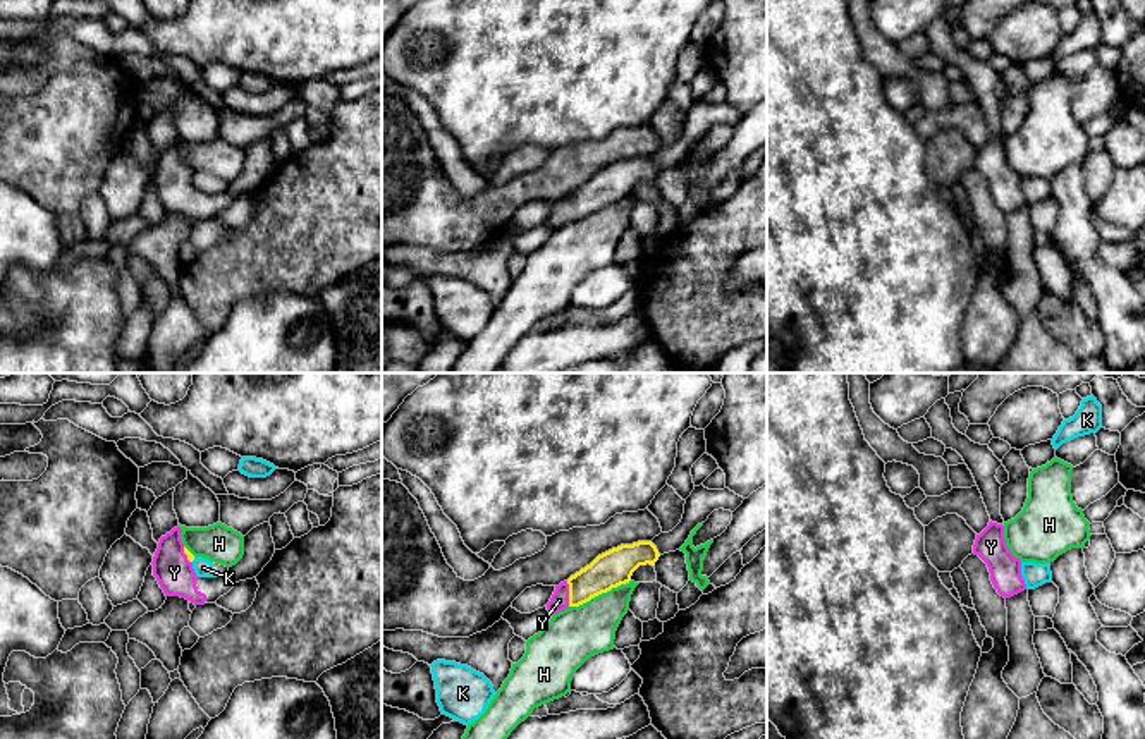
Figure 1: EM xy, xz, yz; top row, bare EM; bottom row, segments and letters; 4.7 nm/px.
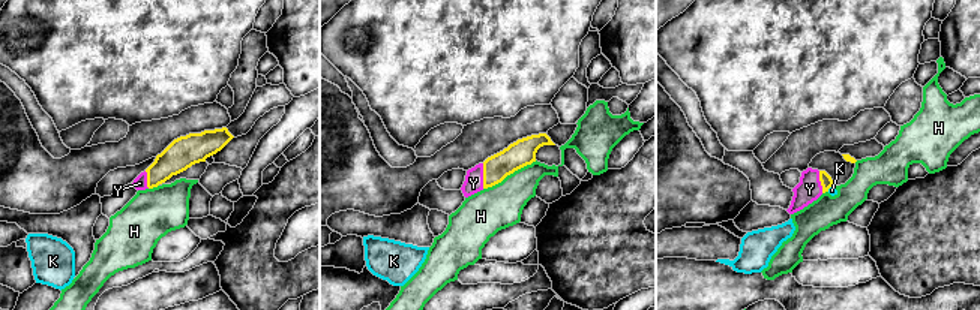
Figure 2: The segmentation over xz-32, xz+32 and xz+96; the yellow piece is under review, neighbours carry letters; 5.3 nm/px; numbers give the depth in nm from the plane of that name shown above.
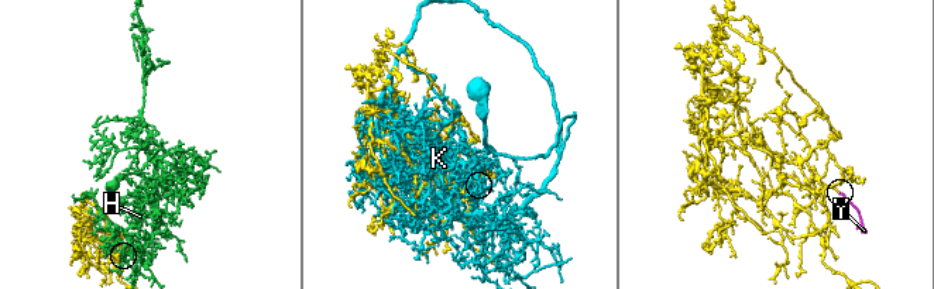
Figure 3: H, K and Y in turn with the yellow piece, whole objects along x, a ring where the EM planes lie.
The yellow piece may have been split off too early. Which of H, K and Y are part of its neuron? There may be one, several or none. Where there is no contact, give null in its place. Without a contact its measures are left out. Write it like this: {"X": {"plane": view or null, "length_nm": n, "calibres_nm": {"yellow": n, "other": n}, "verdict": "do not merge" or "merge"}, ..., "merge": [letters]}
{"H": {"plane": "xz", "length_nm": 280, "calibres_nm": {"yellow": 170, "other": 260}, "verdict": "do not merge"}, "K": {"plane": "xy", "length_nm": 30, "calibres_nm": {"yellow": 30, "other": 90}, "verdict": "do not merge"}, "Y": {"plane": "xz", "length_nm": 120, "calibres_nm": {"yellow": 170, "other": 90}, "verdict": "merge"}, "merge": ["Y"]}

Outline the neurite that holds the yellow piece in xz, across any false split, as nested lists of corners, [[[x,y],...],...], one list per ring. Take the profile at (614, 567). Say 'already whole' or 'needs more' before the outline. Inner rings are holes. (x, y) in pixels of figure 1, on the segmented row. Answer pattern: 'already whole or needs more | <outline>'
needs more | [[[652,541],[621,545],[598,555],[590,565],[555,586],[547,610],[555,615],[631,581],[640,565],[655,565],[660,553]]]

